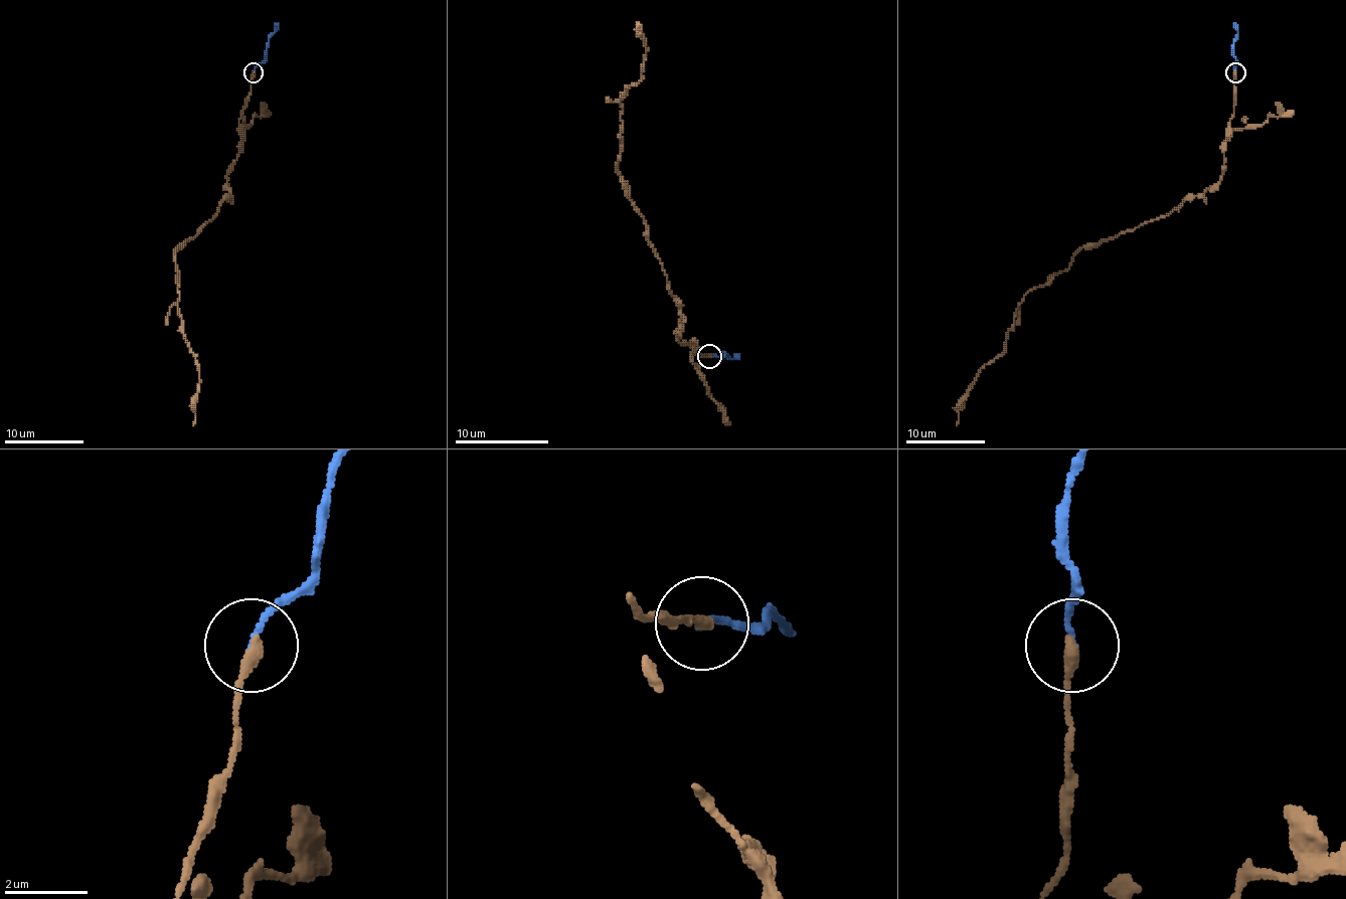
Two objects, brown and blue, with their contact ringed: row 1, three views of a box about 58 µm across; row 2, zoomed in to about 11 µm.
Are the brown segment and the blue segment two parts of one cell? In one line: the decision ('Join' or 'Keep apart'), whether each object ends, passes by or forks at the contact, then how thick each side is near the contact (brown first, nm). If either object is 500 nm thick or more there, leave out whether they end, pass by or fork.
Join. At the ring brown ends. At the ring blue ends. Thickness 280 nm (brown) against 150 nm

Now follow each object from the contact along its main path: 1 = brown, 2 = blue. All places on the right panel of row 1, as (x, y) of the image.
1: (1235, 72), (1222, 178), (1168, 213), (1089, 243), (1067, 268), (1023, 297), (1006, 348), (980, 370), (956, 425)
2: (1235, 72), (1233, 55), (1237, 27), (1233, 23)

